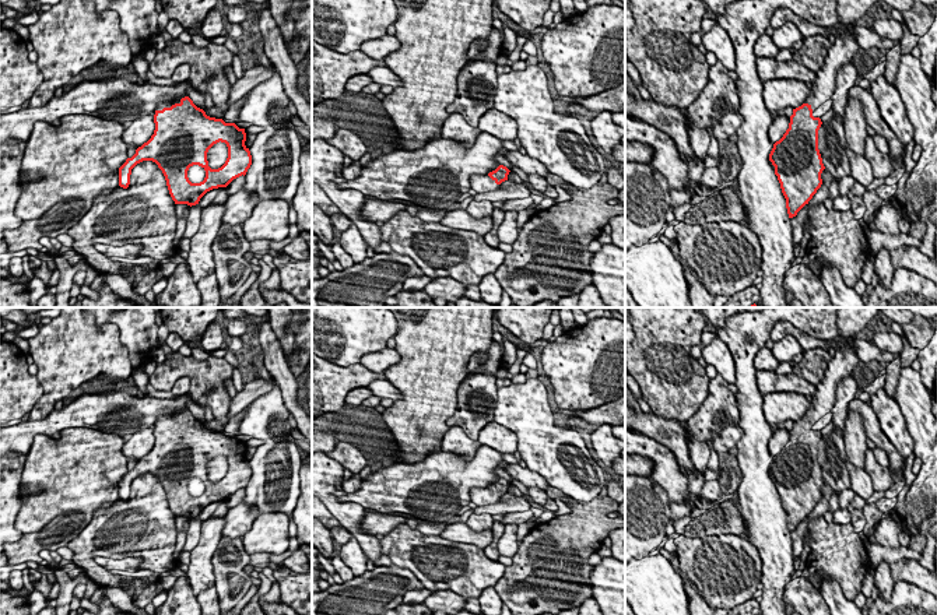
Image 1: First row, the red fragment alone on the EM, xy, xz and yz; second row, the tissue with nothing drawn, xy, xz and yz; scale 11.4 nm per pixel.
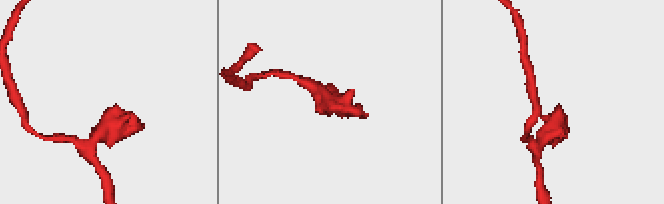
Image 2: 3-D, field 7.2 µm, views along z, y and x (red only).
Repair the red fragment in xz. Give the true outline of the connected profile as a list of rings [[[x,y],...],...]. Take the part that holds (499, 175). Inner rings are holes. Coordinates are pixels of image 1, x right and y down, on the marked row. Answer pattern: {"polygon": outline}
{"polygon": [[[499,165],[495,171],[488,175],[473,175],[470,178],[470,186],[475,193],[494,191],[499,184],[508,180],[509,169],[503,165]]]}

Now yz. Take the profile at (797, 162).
{"polygon": [[[852,32],[835,38],[824,66],[817,71],[811,94],[801,106],[793,109],[789,129],[769,154],[786,198],[789,218],[796,217],[822,184],[821,173],[825,166],[818,150],[822,122],[814,117],[813,112],[832,98],[838,68],[850,63],[857,50],[859,45]]]}

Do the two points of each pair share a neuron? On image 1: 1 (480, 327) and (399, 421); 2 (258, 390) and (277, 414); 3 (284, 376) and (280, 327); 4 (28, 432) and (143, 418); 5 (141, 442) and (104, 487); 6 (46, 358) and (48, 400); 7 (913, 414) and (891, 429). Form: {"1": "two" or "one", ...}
{"1": "one", "2": "two", "3": "two", "4": "one", "5": "two", "6": "one", "7": "two"}

